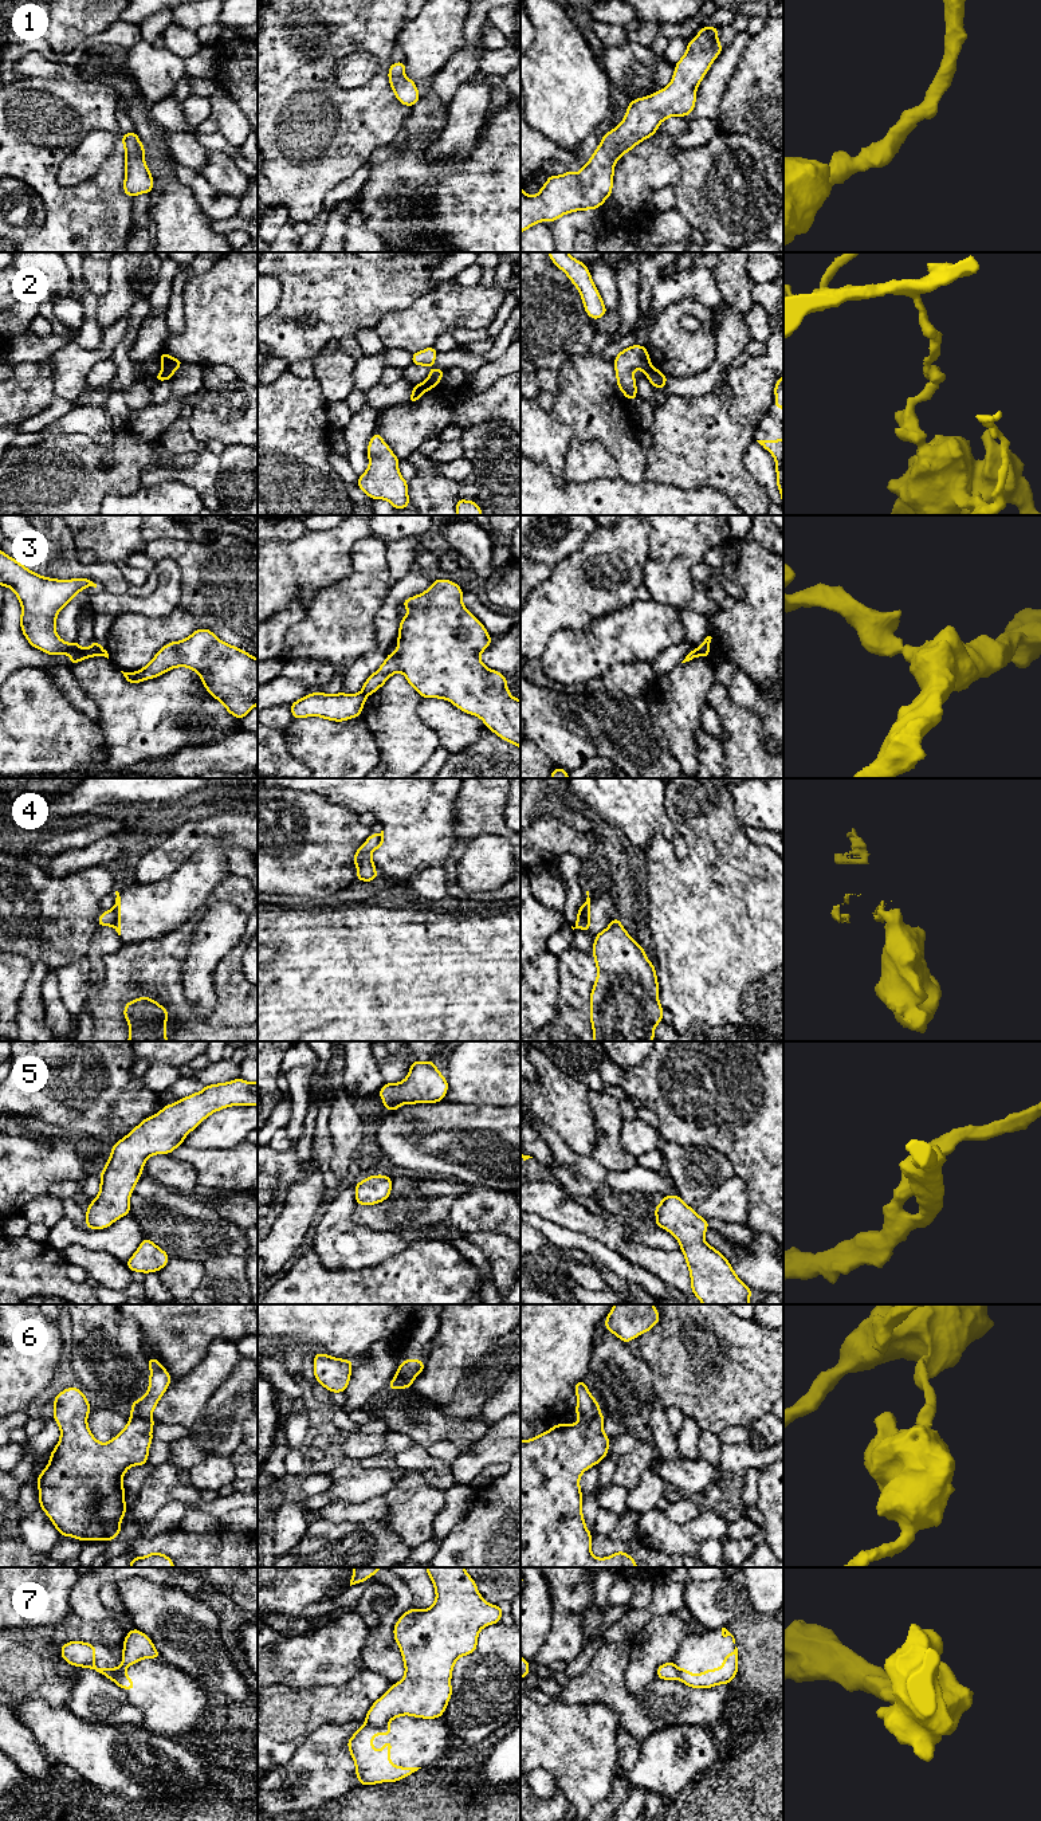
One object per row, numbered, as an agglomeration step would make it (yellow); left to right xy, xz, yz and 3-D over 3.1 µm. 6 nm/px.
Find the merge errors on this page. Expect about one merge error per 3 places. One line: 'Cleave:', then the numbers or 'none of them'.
Cleave: 2, 3, 4, 6, 7

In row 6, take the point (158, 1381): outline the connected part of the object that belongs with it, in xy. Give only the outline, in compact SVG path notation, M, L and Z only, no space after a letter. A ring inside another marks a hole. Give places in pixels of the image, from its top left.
M149 1357L149 1389L146 1394L131 1402L130 1413L144 1418L152 1418L153 1410L166 1392L172 1378L168 1370L154 1357Z

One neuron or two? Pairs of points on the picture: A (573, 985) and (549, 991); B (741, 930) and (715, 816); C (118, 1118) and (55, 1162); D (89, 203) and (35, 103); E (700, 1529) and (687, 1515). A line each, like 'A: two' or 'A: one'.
A: two
B: one
C: two
D: one
E: two

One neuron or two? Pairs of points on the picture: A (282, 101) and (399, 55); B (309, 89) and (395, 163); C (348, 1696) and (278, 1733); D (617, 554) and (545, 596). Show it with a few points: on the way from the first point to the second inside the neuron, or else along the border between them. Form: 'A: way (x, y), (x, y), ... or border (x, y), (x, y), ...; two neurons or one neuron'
A: border (396, 44), (391, 62); two neurons
B: border (404, 133), (395, 141), (377, 148), (366, 161); two neurons
C: way (330, 1704), (306, 1708), (295, 1715); one neuron
D: way (600, 572), (570, 596), (562, 596); one neuron

